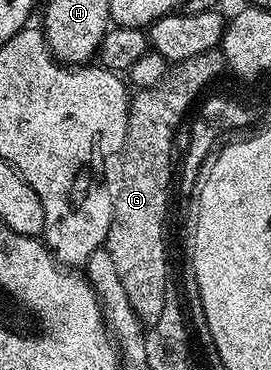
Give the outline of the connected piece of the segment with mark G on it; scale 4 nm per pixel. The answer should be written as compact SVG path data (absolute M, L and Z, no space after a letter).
M219 50L198 53L175 64L158 85L139 88L131 96L128 105L126 141L104 172L104 185L112 202L112 220L103 247L109 251L118 269L119 280L126 289L134 313L148 325L161 316L161 300L164 296L160 219L170 206L168 190L174 187L172 139L176 128L185 122L184 114L188 106L201 98L200 90L211 79L218 78L220 70L223 72L225 67L223 54Z

